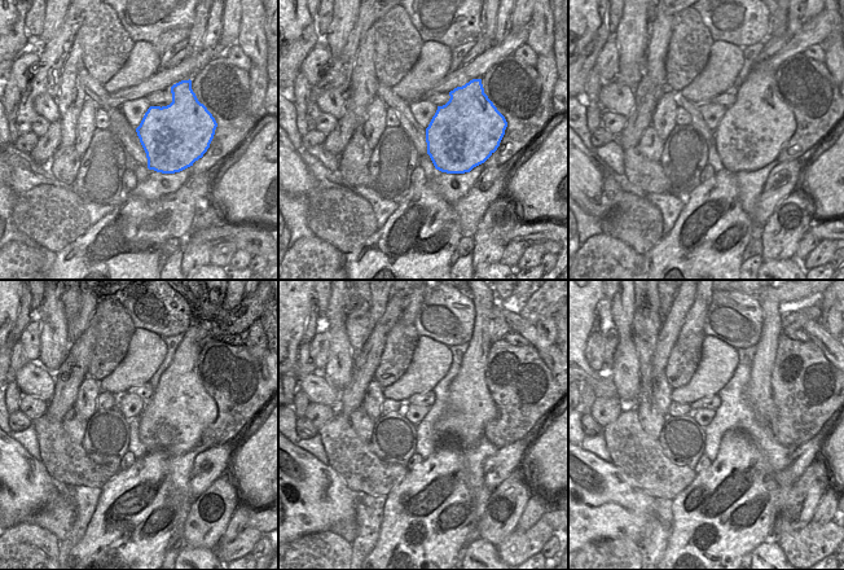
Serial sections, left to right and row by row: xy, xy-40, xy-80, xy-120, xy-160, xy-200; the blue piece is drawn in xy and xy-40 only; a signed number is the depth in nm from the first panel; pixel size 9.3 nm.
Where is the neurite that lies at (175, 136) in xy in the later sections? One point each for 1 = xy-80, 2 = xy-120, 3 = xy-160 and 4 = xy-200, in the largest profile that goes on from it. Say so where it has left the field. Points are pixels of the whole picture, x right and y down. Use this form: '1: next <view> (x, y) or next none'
1: next xy-80 (754, 130)
2: next xy-120 (172, 420)
3: next xy-160 (470, 406)
4: next xy-200 (759, 394)

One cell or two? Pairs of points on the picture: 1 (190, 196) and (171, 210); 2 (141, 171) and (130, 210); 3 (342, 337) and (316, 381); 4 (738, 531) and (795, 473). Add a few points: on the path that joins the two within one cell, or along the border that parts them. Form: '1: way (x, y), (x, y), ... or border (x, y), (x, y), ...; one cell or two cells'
1: way (185, 201), (176, 210); one cell
2: border (131, 192), (148, 201); two cells
3: border (320, 373), (330, 385), (341, 391); two cells
4: border (774, 472), (774, 479), (787, 491); two cells

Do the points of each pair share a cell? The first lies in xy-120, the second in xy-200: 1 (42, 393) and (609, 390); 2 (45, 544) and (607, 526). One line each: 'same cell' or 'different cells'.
1: same cell
2: different cells

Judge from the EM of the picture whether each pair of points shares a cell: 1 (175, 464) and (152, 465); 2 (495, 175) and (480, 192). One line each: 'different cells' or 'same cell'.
1: different cells
2: same cell

